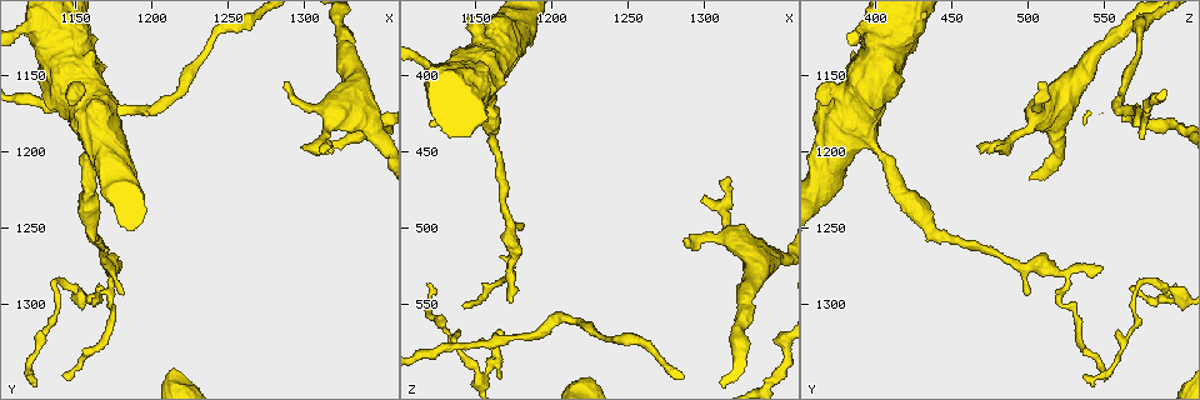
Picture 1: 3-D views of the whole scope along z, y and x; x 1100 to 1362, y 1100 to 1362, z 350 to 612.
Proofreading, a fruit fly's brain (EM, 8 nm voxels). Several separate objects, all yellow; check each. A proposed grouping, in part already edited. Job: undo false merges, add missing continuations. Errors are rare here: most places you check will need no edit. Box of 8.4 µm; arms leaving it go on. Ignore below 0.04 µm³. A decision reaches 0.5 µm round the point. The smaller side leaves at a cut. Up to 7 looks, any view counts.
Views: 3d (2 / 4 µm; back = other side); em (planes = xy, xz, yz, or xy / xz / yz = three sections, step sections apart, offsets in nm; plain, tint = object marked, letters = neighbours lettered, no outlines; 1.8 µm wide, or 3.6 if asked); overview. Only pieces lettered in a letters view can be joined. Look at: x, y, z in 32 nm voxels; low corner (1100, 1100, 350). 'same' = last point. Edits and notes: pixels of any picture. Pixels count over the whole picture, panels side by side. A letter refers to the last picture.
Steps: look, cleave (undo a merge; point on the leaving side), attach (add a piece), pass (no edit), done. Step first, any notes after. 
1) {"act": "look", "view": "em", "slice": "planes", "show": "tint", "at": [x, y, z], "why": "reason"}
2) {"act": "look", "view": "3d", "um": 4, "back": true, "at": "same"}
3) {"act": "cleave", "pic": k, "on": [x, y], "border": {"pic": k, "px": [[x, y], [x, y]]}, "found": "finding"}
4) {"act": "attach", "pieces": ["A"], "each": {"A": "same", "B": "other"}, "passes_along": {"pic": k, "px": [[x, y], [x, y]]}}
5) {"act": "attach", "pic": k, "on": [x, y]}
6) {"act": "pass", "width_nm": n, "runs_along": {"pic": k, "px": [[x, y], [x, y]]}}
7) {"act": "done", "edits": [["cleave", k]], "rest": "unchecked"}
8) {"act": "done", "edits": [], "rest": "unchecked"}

{"act": "look", "view": "3d", "um": 2, "at": [1288, 1154, 508]}

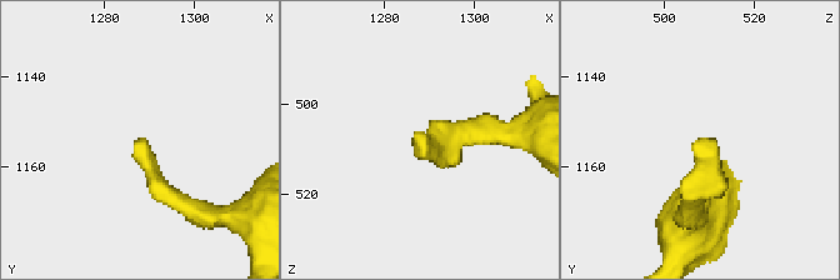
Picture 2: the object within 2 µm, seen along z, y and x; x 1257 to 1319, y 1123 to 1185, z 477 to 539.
{"act": "look", "view": "em", "slice": "xz", "step": 8, "show": "tint", "at": [1288, 1153, 510]}

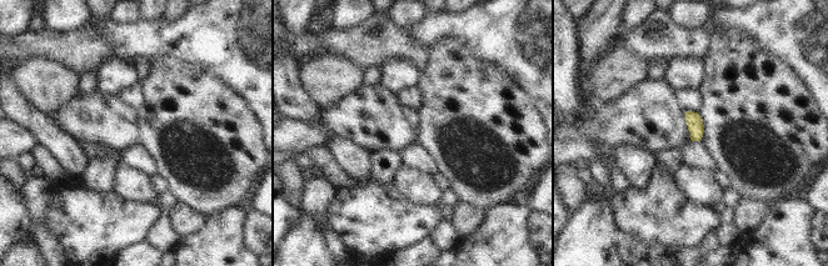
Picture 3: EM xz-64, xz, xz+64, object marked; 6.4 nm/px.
{"act": "look", "view": "em", "slice": "planes", "show": "letters", "at": "same", "why": "another direction"}

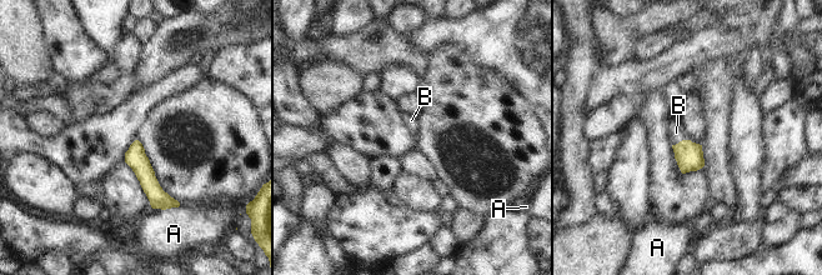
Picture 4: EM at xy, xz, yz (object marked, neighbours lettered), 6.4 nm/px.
{"act": "attach", "pieces": ["B"], "width_nm": 140, "each": {"A": "other", "B": "same"}, "passes_along": {"pic": 4, "px": [[688, 155], [680, 141], [676, 133]]}, "found": "the neuron continues"}

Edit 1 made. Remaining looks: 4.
{"act": "look", "view": "3d", "um": 2, "at": [1300, 1198, 480], "why": "free end"}

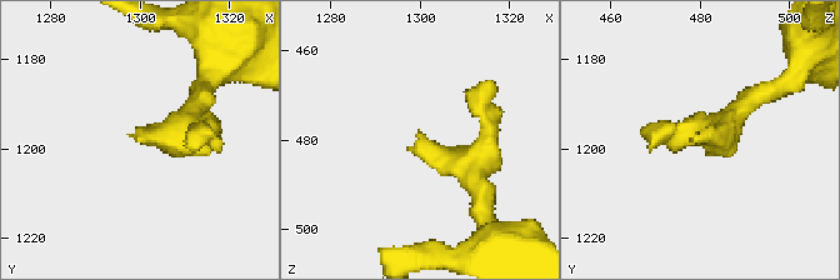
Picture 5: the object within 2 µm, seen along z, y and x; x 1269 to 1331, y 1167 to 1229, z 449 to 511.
{"act": "look", "view": "em", "um": 3.6, "slice": "planes", "show": "letters", "at": [1301, 1198, 478]}

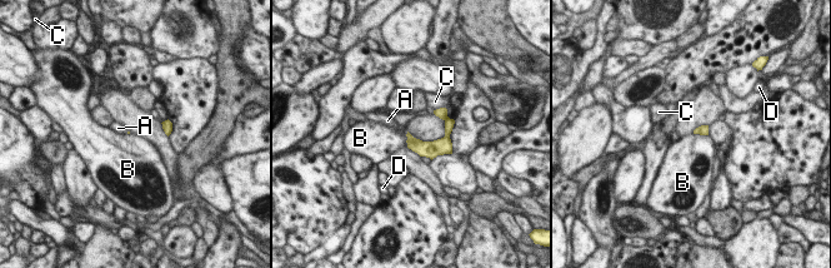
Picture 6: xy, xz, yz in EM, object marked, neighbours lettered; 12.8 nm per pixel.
{"act": "attach", "pieces": ["A"], "longest_contact_nm": ["C", 280], "each": {"A": "same", "B": "other", "C": "other", "D": "other"}, "found": "it goes on there"}

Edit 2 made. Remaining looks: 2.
{"act": "look", "view": "em", "slice": "planes", "show": "letters", "at": [1182, 1296, 498]}

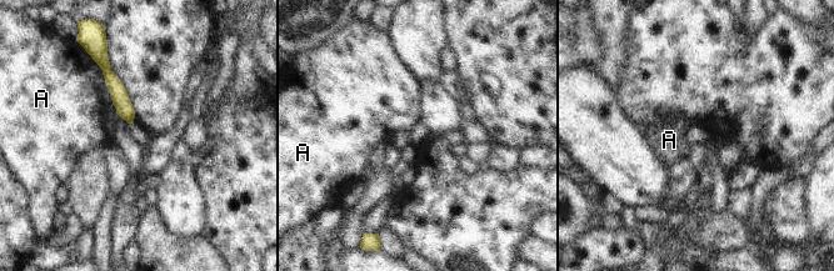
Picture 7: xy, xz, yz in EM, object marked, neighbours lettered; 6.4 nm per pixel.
{"act": "pass", "longest_contact_nm": ["A", 420], "each": {"A": "other"}, "border": {"pic": 7, "px": [[93, 59], [121, 118]]}, "found": "no lettered piece goes on from it"}

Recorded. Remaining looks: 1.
{"act": "done", "edits": [["attach", 4], ["attach", 6]], "rest": "unchecked"}

